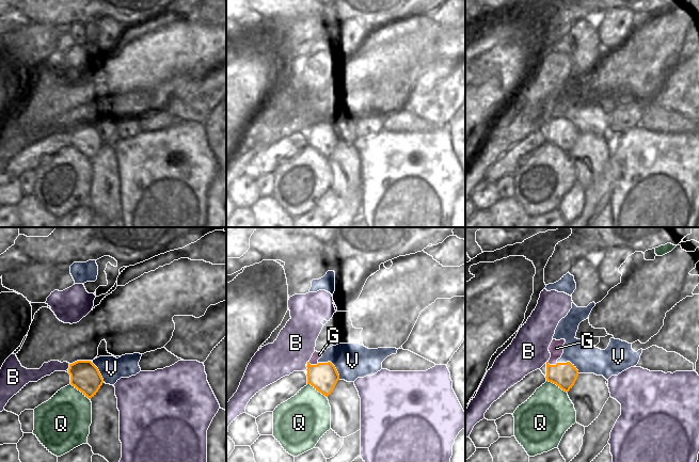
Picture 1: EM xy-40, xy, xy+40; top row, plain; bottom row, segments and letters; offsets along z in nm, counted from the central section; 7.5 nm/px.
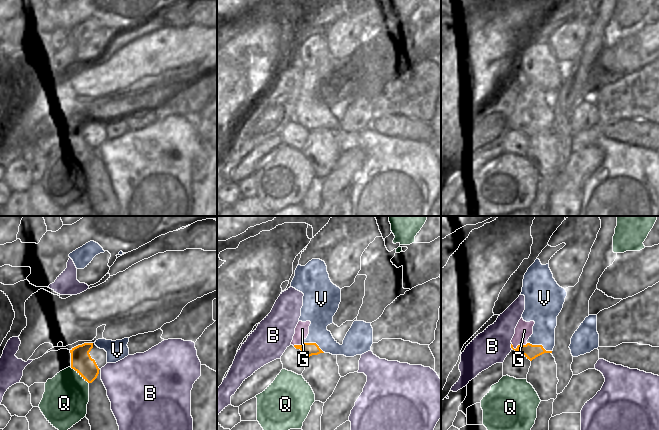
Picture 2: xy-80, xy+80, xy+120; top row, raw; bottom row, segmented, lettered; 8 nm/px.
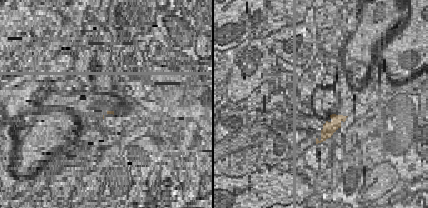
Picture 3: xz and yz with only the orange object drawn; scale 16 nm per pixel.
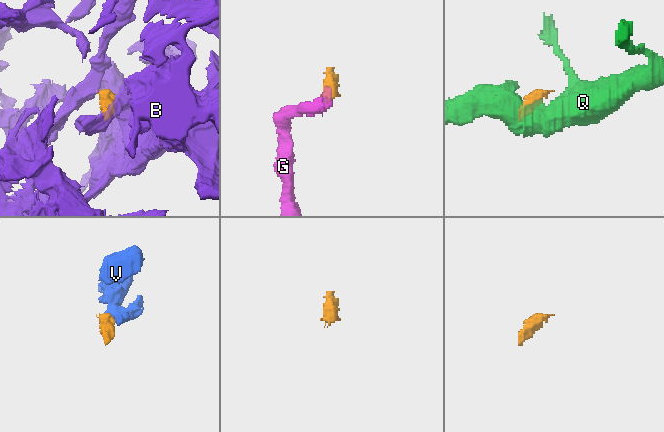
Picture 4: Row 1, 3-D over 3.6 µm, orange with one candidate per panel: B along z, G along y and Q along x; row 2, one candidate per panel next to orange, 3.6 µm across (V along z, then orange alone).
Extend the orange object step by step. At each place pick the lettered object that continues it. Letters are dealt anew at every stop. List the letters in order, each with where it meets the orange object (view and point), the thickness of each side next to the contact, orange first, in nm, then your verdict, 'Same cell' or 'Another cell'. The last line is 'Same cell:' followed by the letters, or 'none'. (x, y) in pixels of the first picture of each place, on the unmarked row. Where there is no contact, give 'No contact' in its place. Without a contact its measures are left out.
B: Touches orange at xy-40 (69, 127). Thickness 220 nm (orange) against 90 nm. Another cell
G: Touches orange at xy (313, 126). Thickness 220 nm (orange) against 70 nm. Another cell
Q: Touches orange at xy-40 (80, 152). Thickness 220 nm (orange) against 380 nm. Another cell
V: Touches orange at xy (333, 126). Thickness 220 nm (orange) against 260 nm. Another cell
Same cell: none.

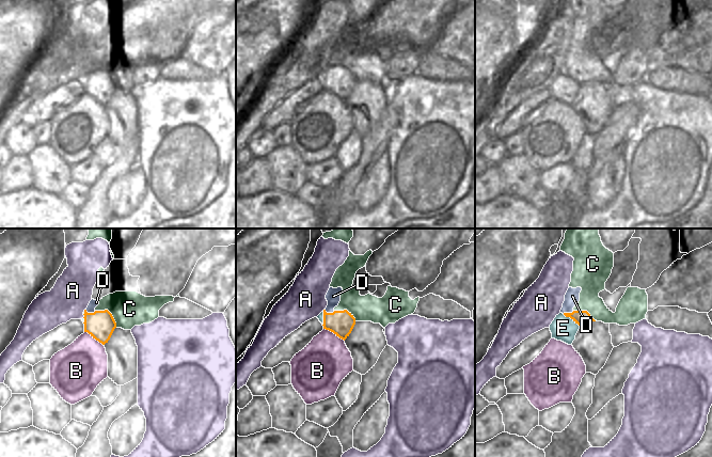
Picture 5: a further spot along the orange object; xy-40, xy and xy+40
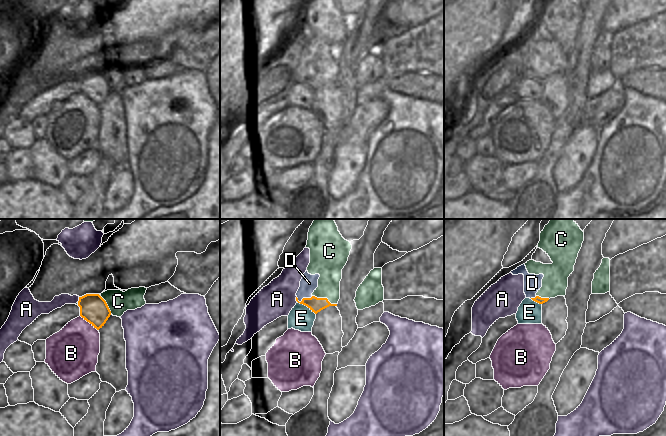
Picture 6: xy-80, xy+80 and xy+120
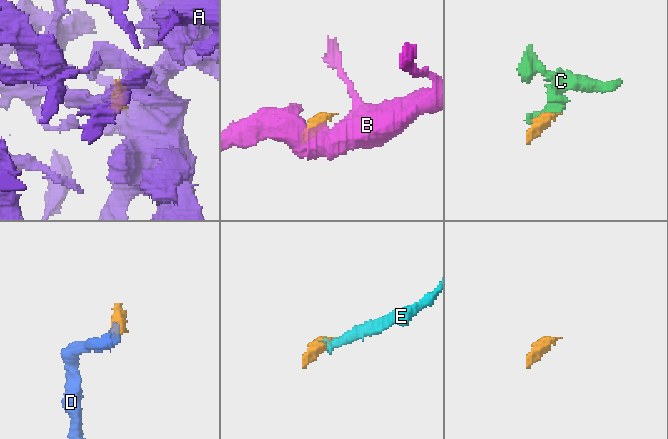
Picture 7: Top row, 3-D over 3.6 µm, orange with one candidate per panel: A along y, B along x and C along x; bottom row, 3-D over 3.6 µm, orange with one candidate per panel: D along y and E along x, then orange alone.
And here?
A: Touches orange at xy-40 (84, 77). Thickness 220 nm (orange) against 300 nm. Another cell
B: Touches orange at xy (334, 94). Thickness 190 nm (orange) against 380 nm. Another cell
C: Touches orange at xy-40 (110, 74). Thickness 220 nm (orange) against 260 nm. Another cell
D: Touches orange at xy-40 (90, 74). Thickness 220 nm (orange) against 70 nm. Another cell
E: Touches orange at xy+40 (571, 79). Thickness 100 nm (orange) against 180 nm. Same cell
Same cell: E.

